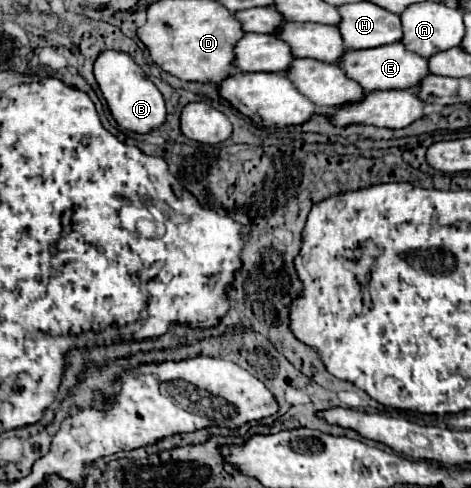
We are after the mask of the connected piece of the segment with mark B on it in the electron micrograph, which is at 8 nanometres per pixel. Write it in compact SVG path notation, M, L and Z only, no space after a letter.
M102 51L94 63L94 77L108 103L108 109L122 129L134 133L148 133L166 121L166 105L162 93L144 75L142 67L124 51Z

